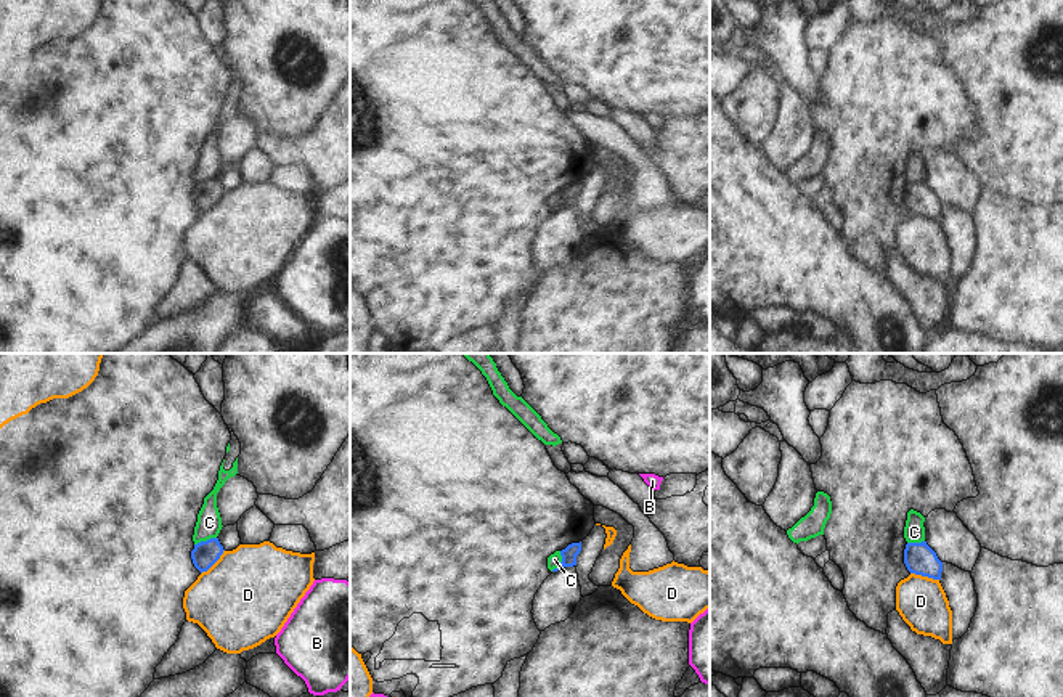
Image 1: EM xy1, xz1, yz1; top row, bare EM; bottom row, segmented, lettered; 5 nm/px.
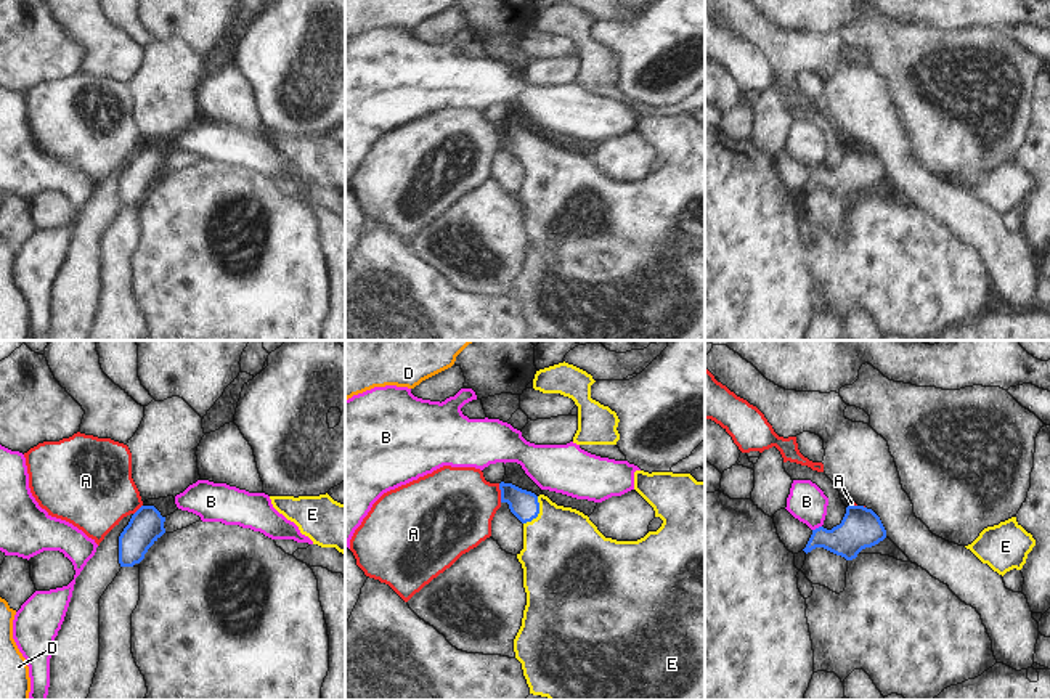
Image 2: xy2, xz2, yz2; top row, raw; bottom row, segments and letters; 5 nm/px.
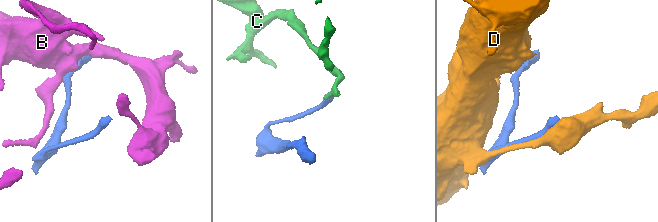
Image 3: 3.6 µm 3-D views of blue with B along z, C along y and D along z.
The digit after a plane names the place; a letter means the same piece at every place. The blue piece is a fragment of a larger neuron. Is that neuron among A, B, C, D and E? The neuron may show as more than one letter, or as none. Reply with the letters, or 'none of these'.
E

